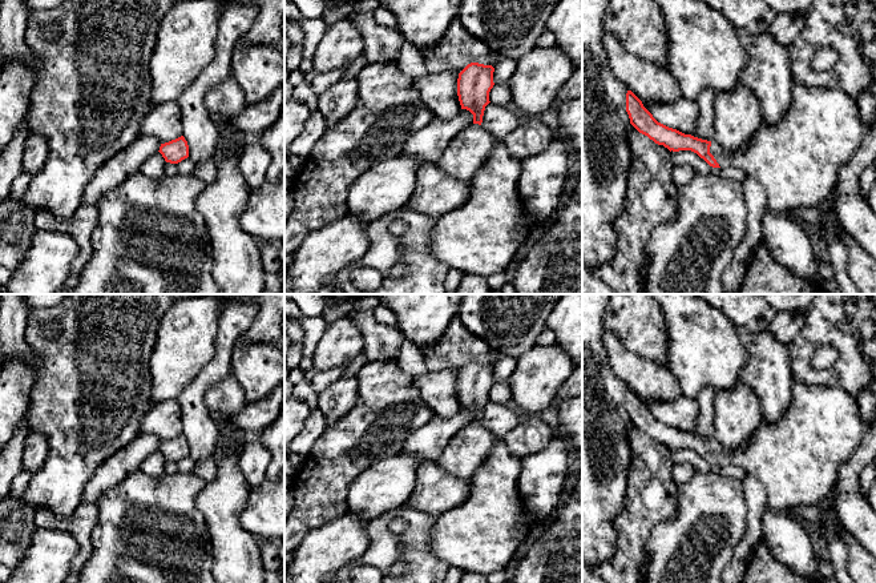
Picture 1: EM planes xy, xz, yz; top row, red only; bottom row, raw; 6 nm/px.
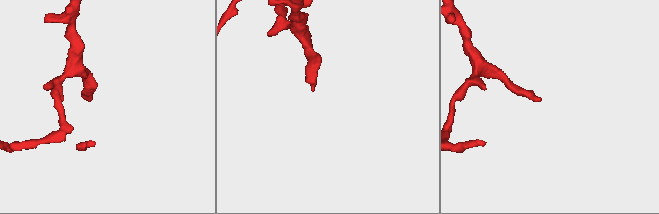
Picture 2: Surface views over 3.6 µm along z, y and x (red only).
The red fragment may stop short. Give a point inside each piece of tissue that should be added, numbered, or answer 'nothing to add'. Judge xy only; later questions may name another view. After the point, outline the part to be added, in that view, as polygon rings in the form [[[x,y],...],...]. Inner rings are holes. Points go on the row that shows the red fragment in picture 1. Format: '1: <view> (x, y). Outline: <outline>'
nothing to add

